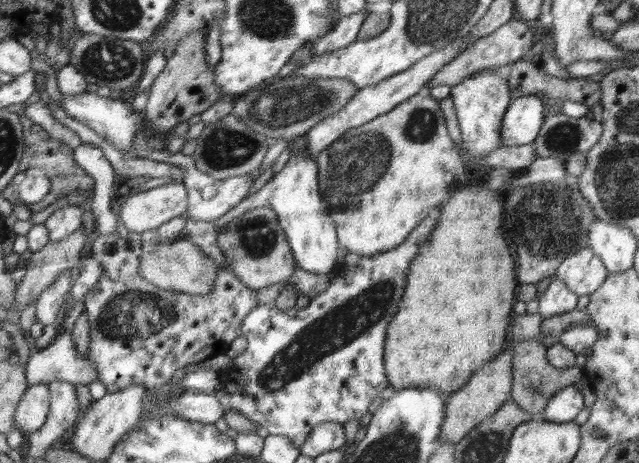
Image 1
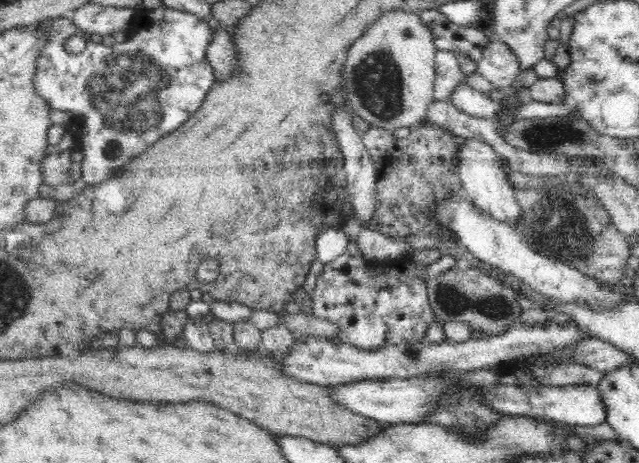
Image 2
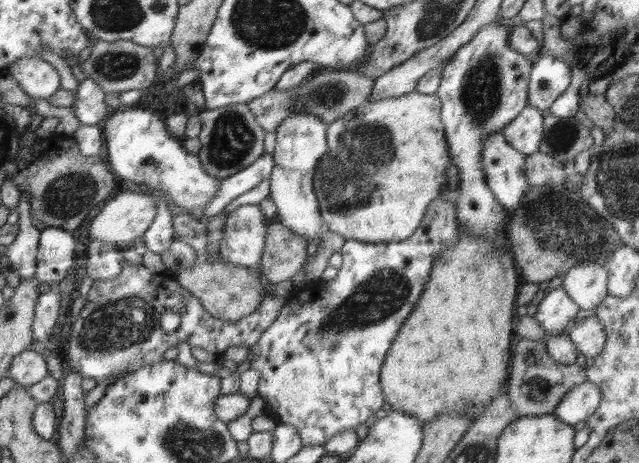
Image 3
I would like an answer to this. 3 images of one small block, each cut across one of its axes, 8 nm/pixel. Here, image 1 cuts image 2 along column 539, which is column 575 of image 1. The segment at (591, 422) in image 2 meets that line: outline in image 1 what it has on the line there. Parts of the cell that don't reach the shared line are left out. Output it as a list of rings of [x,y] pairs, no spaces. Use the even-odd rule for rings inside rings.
[[[574,385],[564,387],[550,398],[539,418],[558,423],[574,421],[583,408],[584,399]]]

